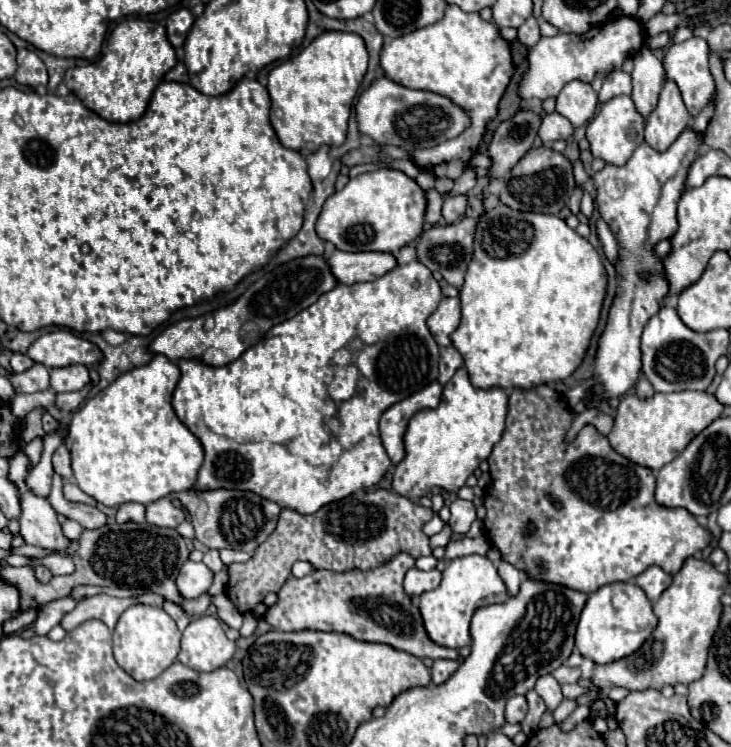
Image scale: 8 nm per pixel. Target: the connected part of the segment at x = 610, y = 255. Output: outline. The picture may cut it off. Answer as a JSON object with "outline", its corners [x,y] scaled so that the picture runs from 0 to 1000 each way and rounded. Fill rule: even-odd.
{"outline":[[[819,292],[815,297],[815,308],[829,344],[839,355],[843,353],[847,343],[847,328],[837,309],[824,292]]]}

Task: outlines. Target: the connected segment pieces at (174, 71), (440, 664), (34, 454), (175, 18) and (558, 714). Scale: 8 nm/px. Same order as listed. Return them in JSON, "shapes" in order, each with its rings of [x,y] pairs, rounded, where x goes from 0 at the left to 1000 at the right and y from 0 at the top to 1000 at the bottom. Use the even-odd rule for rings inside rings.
{"shapes":[[[[242,83],[239,91],[234,91],[228,99],[226,99],[226,107],[234,107],[234,110],[256,110],[259,107],[259,99],[256,99],[256,91],[250,83]]],[[[595,884],[590,902],[592,902],[592,916],[606,916],[611,913],[611,908],[628,894],[628,886],[617,886],[617,884]]],[[[48,586],[45,592],[40,592],[37,597],[29,597],[31,605],[37,605],[37,610],[42,613],[42,621],[51,621],[53,618],[53,610],[59,605],[59,589],[56,586]]],[[[245,11],[239,13],[231,24],[228,24],[228,51],[231,56],[239,62],[239,64],[248,64],[253,51],[256,51],[256,43],[264,32],[267,21],[261,19],[261,13],[256,11]]],[[[772,934],[767,942],[758,950],[758,964],[761,968],[770,965],[781,953],[789,948],[787,937]]]]}

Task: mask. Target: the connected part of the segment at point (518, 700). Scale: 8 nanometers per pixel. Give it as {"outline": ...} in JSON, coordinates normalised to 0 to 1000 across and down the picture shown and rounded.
{"outline":[[[702,932],[694,937],[694,945],[691,945],[691,964],[696,969],[710,969],[715,967],[721,956],[721,937],[718,932]]]}

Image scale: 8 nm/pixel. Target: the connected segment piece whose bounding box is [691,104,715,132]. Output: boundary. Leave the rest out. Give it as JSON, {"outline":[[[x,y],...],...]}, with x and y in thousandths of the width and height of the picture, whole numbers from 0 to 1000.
{"outline":[[[975,139],[973,142],[967,142],[956,155],[951,155],[948,158],[948,166],[945,166],[945,174],[948,177],[964,177],[964,171],[967,171],[967,163],[970,163],[970,158],[975,155]]]}

